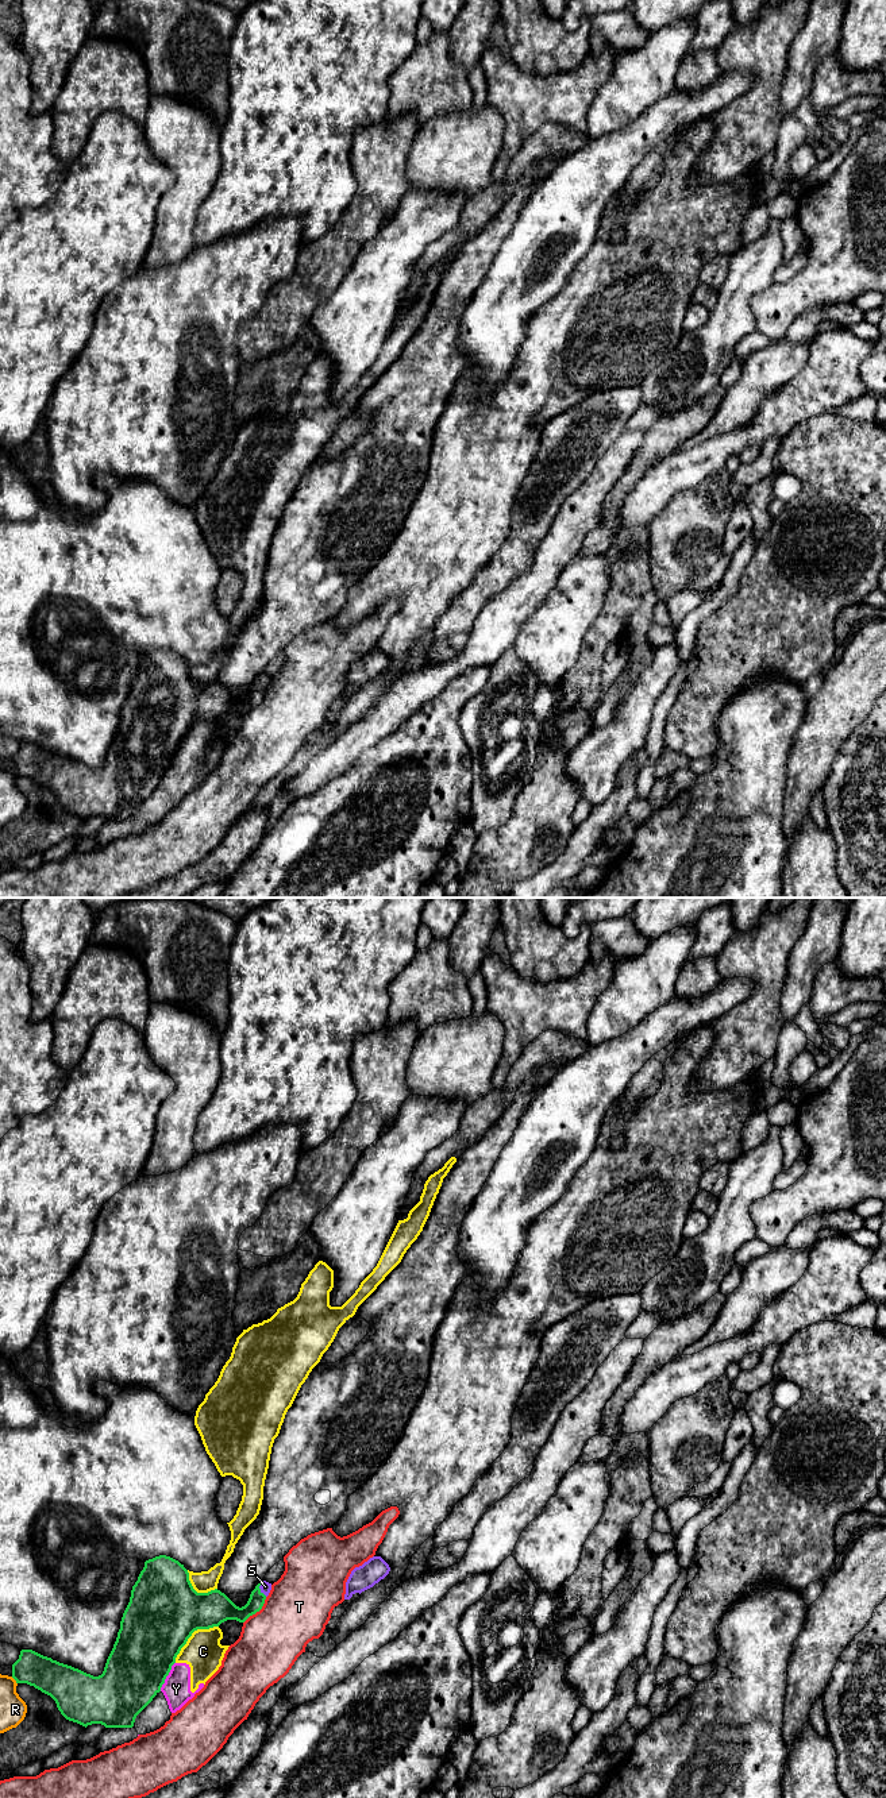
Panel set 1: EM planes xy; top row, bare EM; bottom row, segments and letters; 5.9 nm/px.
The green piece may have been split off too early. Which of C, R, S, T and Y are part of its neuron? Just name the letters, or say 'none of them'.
S

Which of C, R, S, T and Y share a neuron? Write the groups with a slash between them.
C Y / R / S / T

